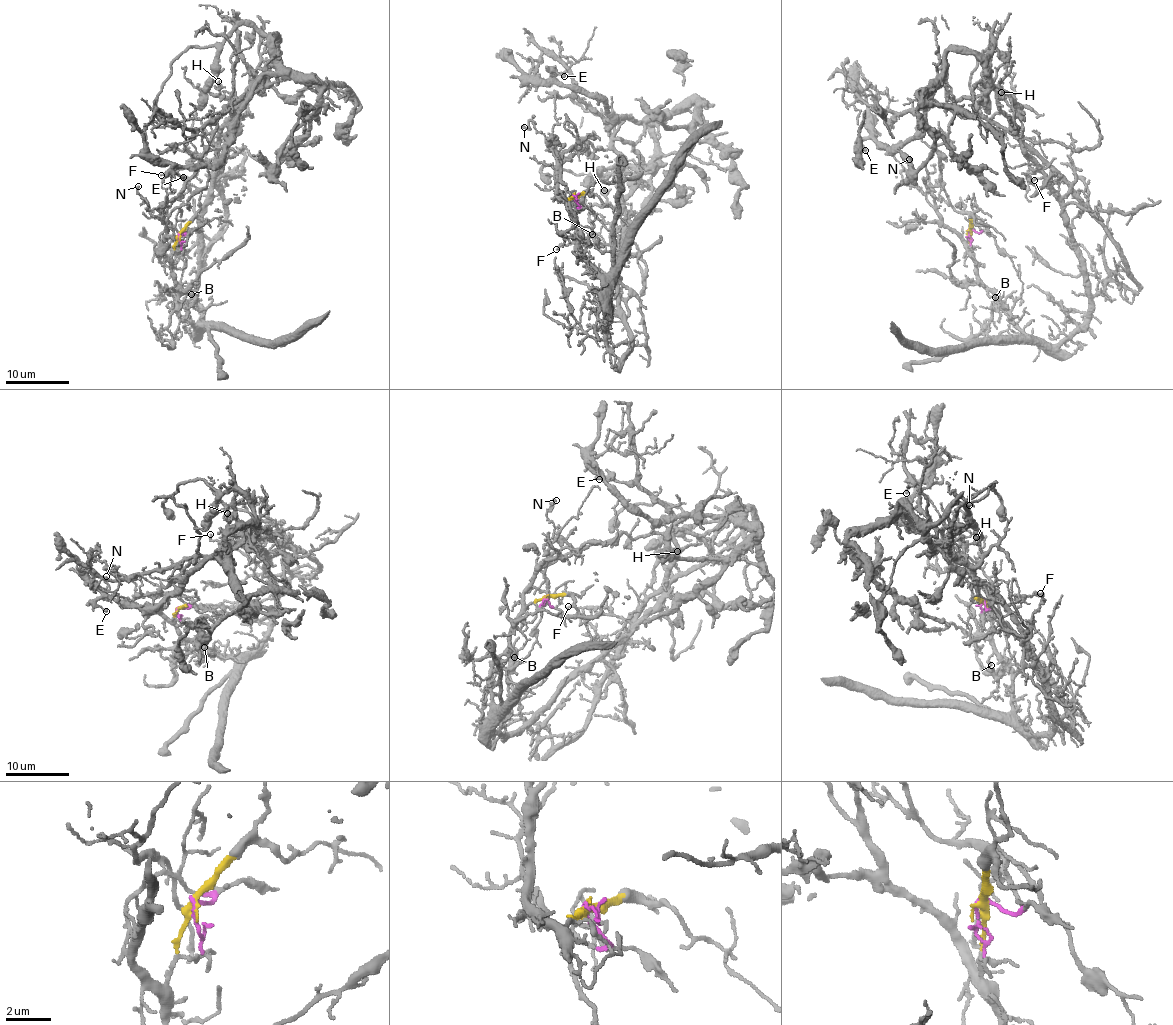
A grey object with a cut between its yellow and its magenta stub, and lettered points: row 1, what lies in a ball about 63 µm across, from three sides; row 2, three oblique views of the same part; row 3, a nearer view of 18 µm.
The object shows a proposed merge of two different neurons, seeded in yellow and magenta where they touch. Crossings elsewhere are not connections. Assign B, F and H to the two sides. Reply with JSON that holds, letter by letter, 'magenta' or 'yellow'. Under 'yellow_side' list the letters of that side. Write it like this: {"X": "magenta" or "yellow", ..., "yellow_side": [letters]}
{"B": "yellow", "F": "magenta", "H": "yellow", "yellow_side": ["B", "H"]}

